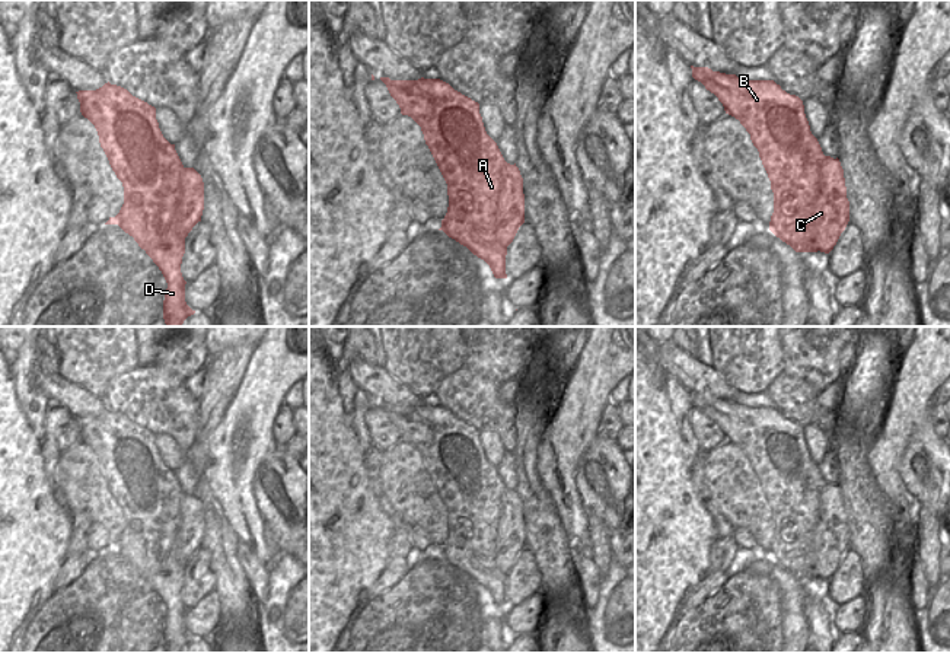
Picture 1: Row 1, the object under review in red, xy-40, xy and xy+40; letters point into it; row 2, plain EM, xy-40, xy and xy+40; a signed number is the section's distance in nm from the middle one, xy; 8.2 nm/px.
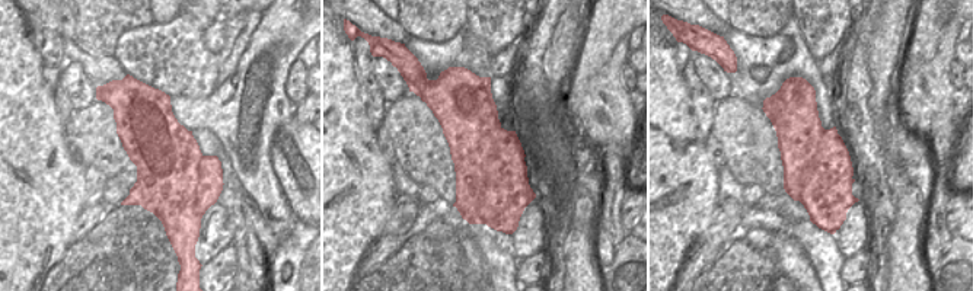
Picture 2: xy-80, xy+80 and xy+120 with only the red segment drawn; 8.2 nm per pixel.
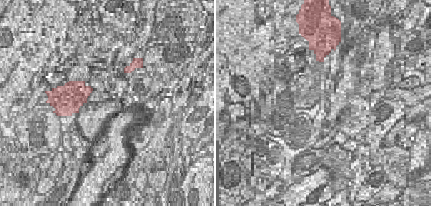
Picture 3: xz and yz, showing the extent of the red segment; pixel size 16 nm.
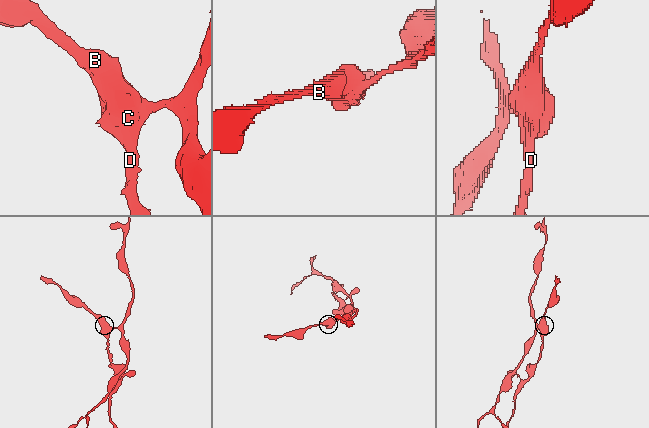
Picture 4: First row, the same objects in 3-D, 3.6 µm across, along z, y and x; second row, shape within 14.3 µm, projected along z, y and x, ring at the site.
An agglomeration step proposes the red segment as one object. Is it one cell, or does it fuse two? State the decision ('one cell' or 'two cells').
two cells

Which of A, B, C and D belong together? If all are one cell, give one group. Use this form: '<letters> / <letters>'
A B D / C

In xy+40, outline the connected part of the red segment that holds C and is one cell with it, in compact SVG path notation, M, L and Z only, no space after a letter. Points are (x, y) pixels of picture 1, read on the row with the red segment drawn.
M826 156L820 168L820 194L812 204L809 248L829 254L849 222L849 201L839 159Z

